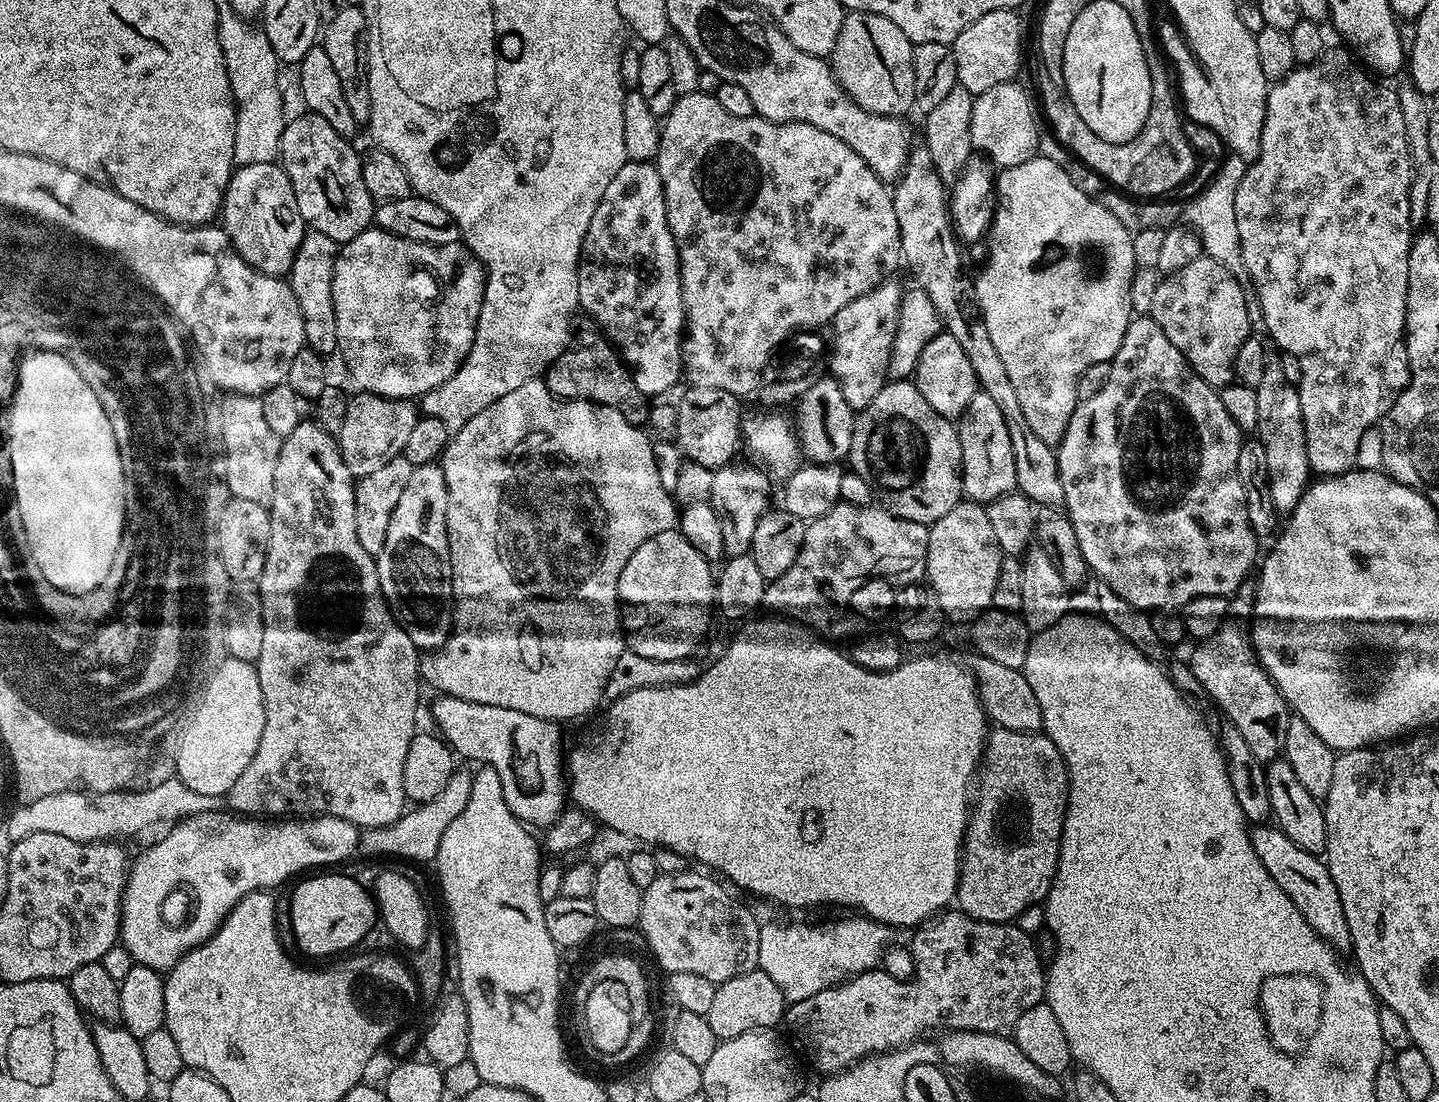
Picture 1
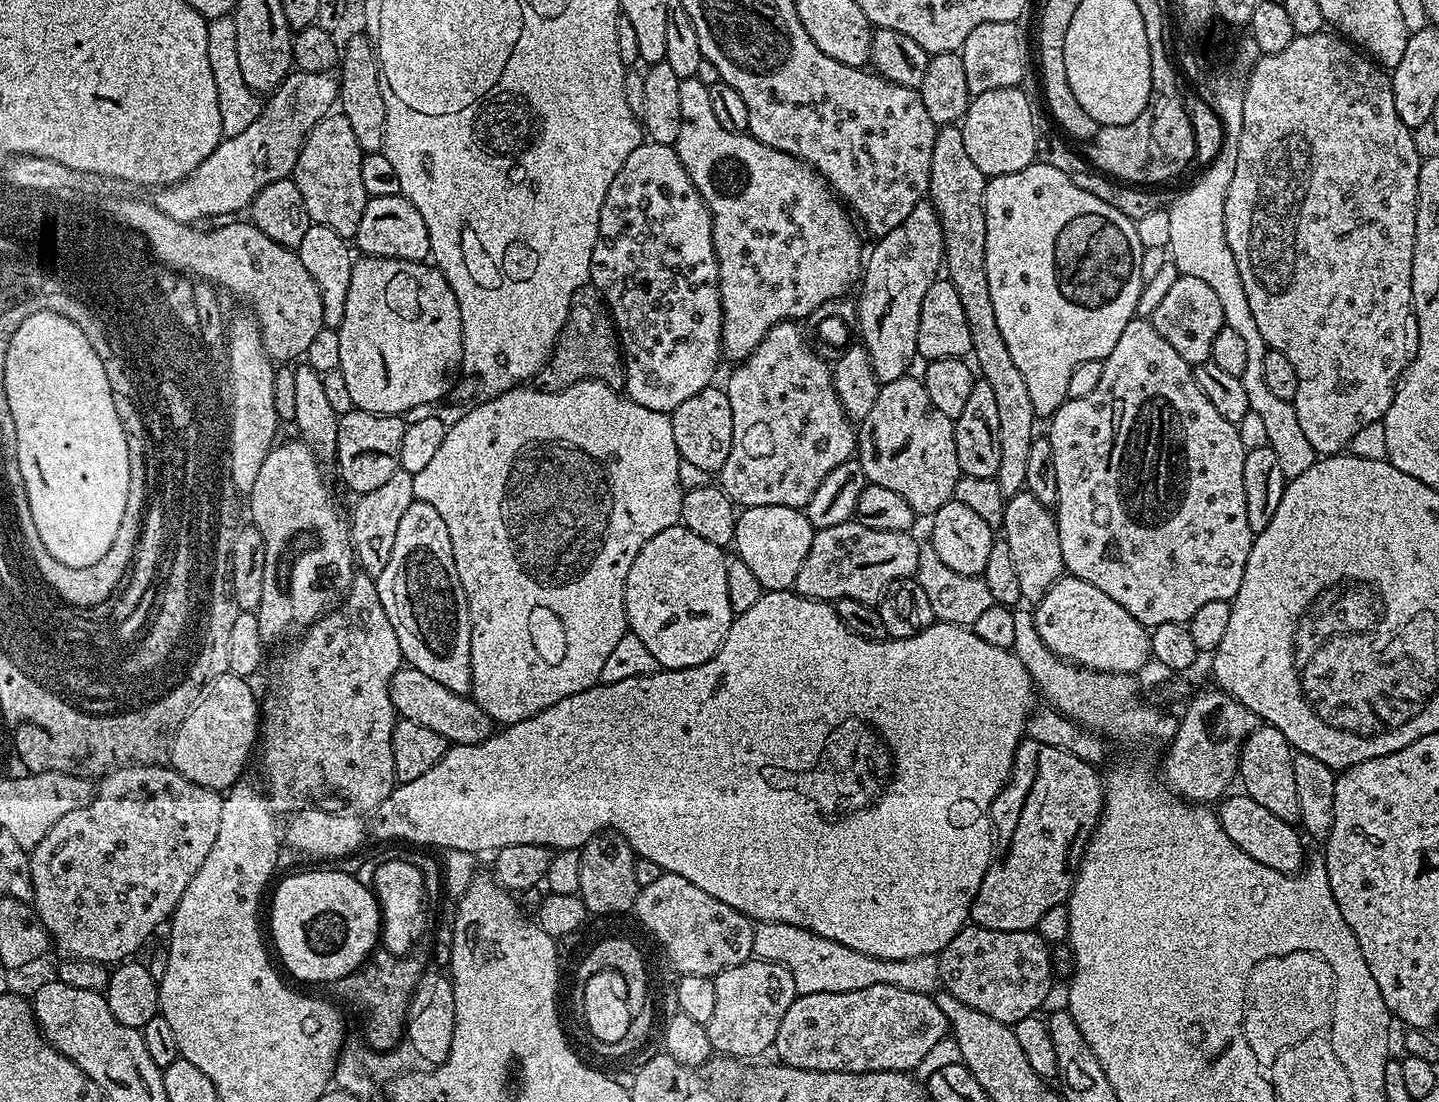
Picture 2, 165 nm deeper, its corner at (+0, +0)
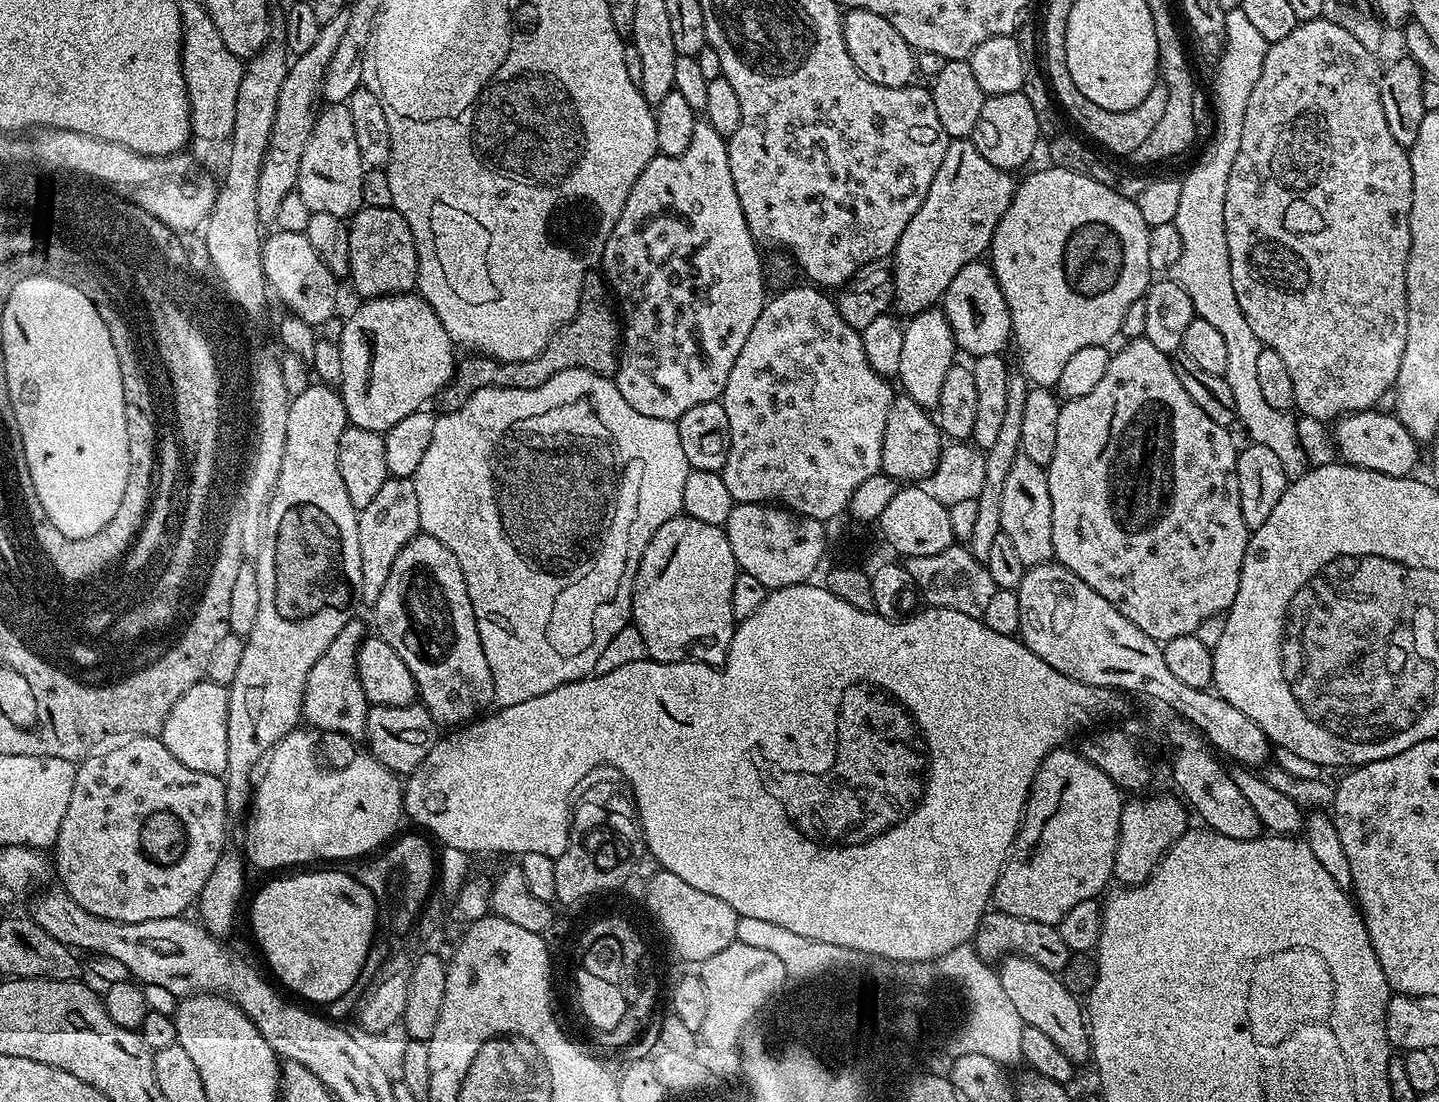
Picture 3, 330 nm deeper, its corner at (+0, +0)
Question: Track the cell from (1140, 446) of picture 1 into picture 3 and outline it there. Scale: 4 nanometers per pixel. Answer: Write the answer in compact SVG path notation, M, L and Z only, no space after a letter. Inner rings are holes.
M1129 339L1120 353L1113 355L1106 372L1099 379L1098 386L1090 394L1069 399L1061 403L1058 414L1058 446L1054 446L1054 458L1046 465L1048 485L1050 486L1050 502L1052 503L1052 525L1054 526L1054 556L1086 586L1090 586L1114 610L1118 610L1142 634L1150 634L1150 638L1167 642L1174 638L1191 636L1198 630L1206 618L1227 613L1238 594L1238 582L1242 570L1242 558L1246 554L1246 546L1250 530L1242 518L1242 502L1238 494L1238 474L1236 473L1236 454L1238 444L1232 441L1232 432L1213 422L1186 389L1178 382L1178 374L1174 374L1172 356L1158 350L1148 340Z

